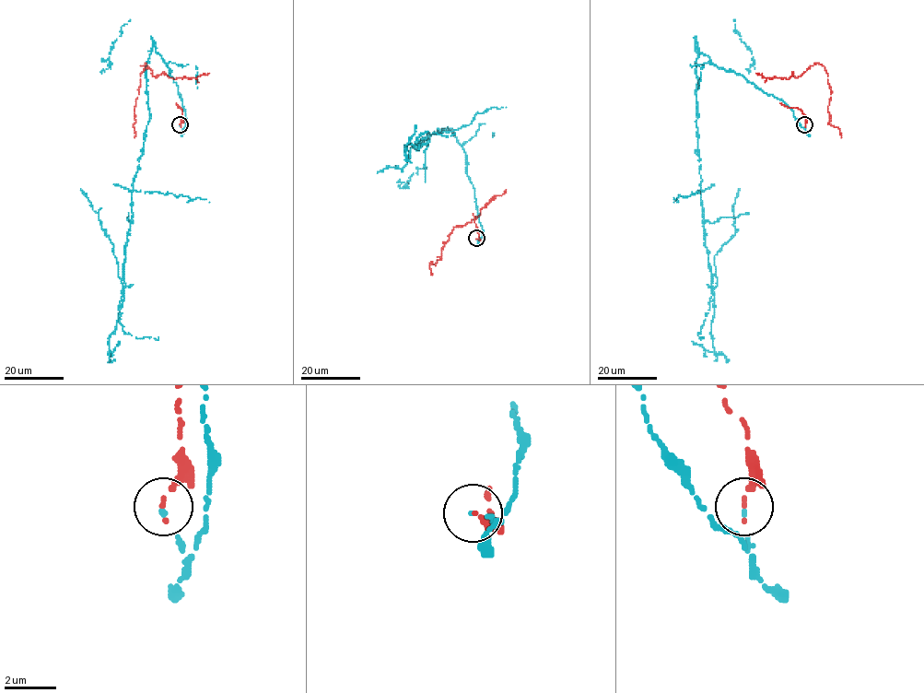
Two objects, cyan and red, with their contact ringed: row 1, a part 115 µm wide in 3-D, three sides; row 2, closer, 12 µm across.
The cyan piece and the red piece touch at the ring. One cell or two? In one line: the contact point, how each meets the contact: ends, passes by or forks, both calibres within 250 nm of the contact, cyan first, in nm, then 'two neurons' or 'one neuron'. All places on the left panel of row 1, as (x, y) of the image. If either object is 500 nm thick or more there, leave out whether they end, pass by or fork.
(180, 124) | cyan ends | red ends | 130/180 nm | two neurons

